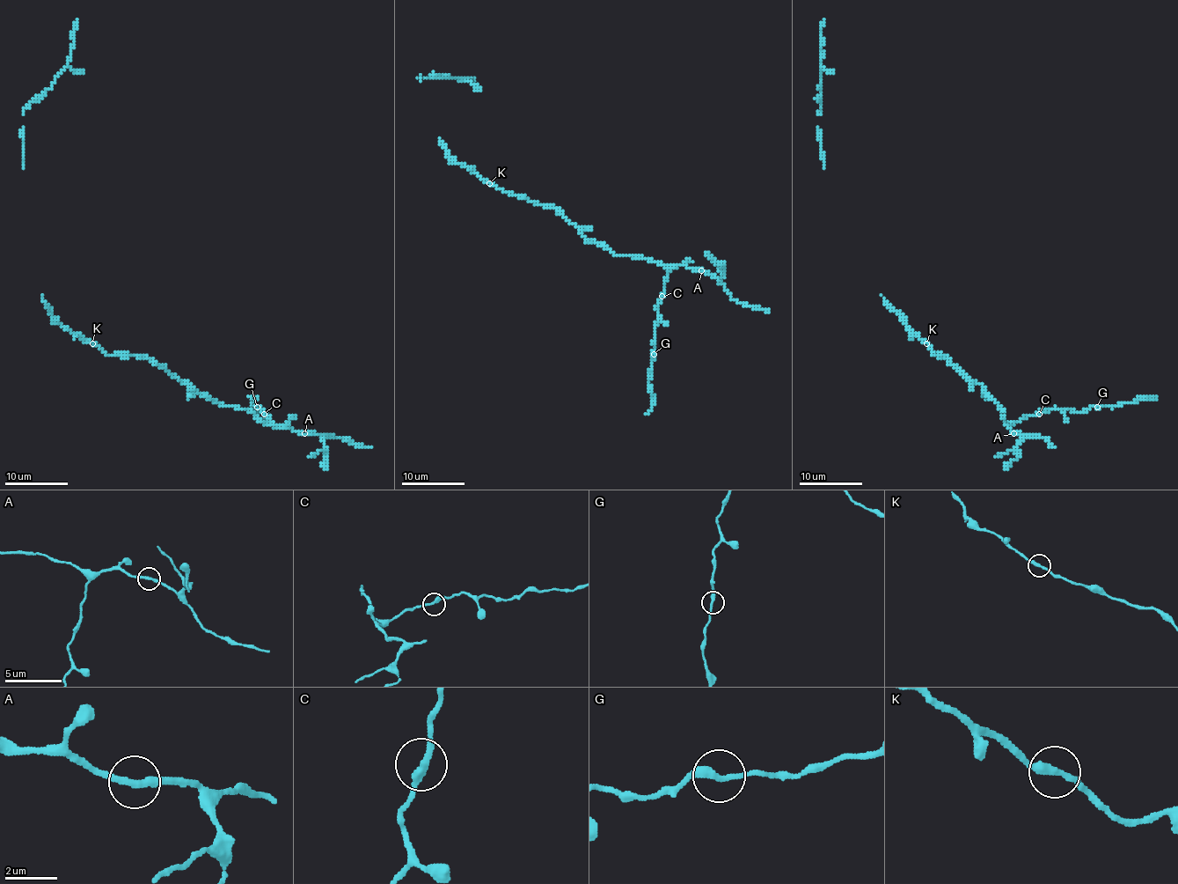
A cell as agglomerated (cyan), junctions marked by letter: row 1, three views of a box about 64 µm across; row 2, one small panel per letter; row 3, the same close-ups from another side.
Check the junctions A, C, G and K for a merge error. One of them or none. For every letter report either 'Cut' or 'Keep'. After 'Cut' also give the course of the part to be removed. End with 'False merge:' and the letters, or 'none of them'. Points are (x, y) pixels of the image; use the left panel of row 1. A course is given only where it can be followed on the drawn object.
A: Keep
C: Keep
G: Keep
K: Keep
False merge: none of them

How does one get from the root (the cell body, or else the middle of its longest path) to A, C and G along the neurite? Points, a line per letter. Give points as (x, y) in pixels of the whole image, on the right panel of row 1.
A: (926, 343), (935, 354), (943, 354), (964, 375), (982, 386), (998, 405), (1013, 433)
C: (926, 343), (935, 354), (943, 354), (964, 375), (976, 381), (998, 405), (1006, 423), (1018, 423), (1038, 415)
G: (926, 343), (976, 381), (998, 405), (1006, 423), (1051, 408), (1086, 411), (1097, 407)

